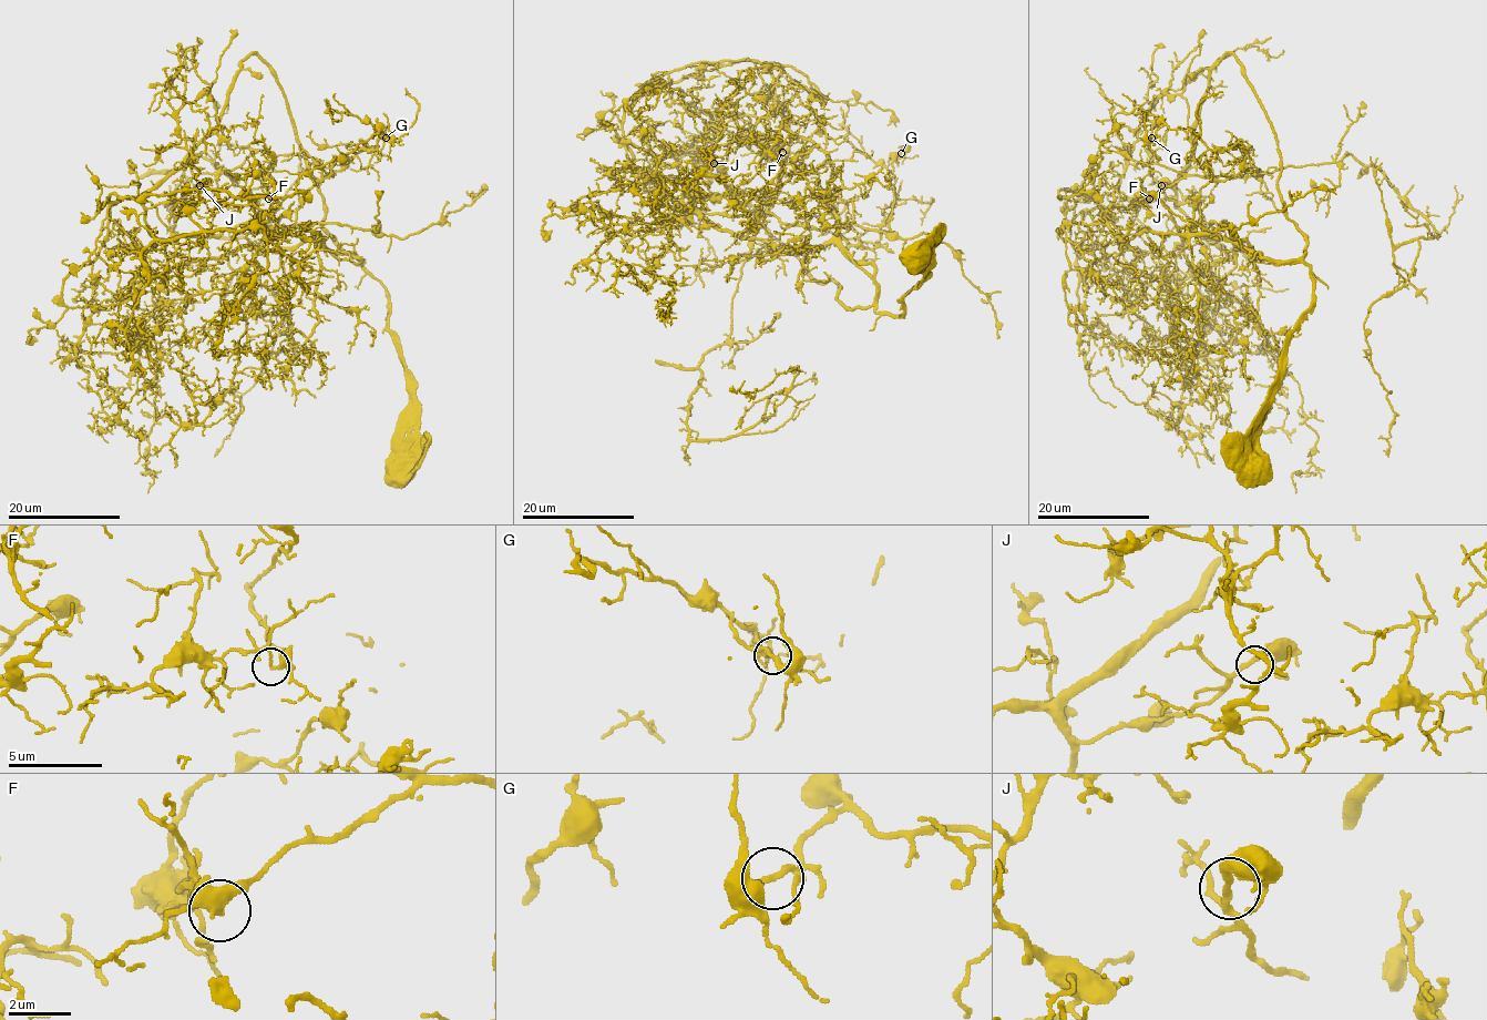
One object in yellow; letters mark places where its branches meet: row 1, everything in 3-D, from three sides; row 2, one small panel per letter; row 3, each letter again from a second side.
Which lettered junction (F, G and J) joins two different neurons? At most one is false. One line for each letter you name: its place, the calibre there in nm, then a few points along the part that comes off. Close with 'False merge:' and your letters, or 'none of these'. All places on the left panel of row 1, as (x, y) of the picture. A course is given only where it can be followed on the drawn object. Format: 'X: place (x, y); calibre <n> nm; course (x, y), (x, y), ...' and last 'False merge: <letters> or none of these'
F: place (268, 199); calibre 240 nm; course (268, 199), (263, 175), (191, 154), (174, 195), (174, 233), (247, 238), (284, 308), (214, 456)
False merge: F

